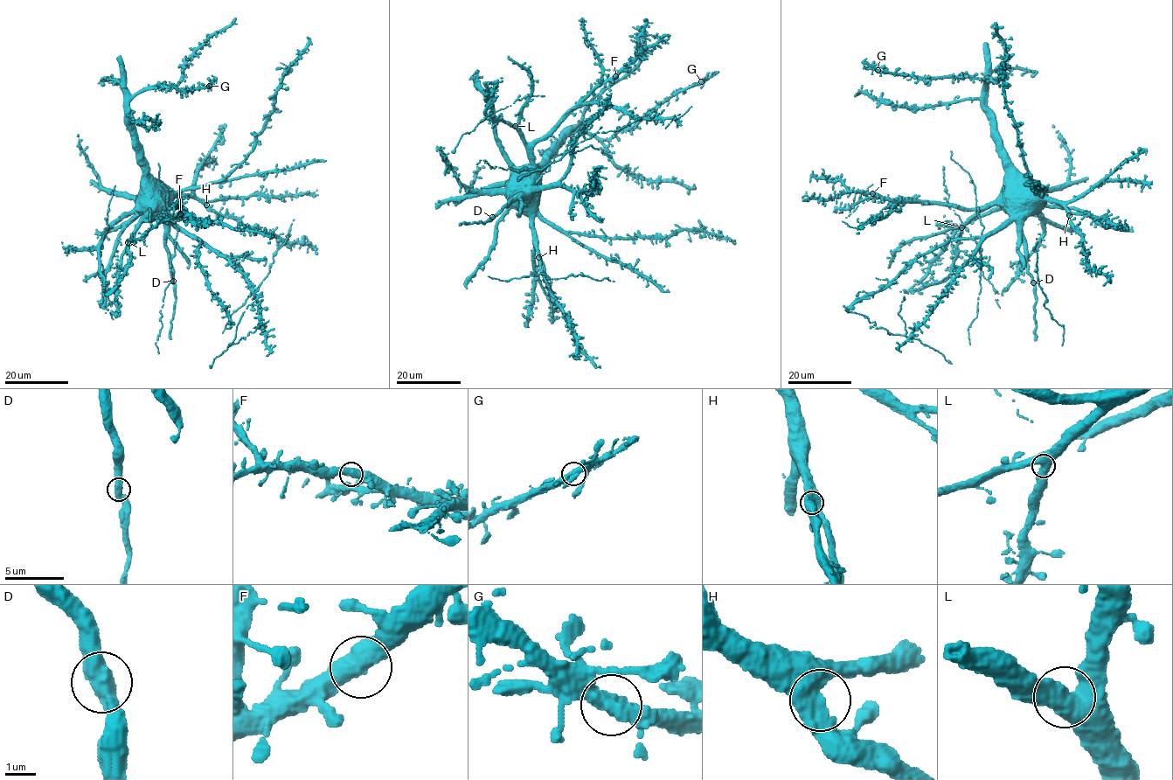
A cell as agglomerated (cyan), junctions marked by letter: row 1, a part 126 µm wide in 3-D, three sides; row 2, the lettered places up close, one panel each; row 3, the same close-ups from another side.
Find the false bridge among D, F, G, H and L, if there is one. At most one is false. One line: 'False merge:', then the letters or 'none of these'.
False merge: none of these

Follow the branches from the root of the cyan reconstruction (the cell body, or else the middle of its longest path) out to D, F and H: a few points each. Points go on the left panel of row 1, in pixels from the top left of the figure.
D: (160, 210), (150, 211), (150, 214), (160, 218), (165, 226), (166, 249), (173, 282)
F: (160, 210), (156, 211), (148, 205), (149, 209), (145, 218), (152, 221), (159, 218), (169, 220), (180, 213)
H: (160, 210), (169, 196), (180, 193), (206, 205)

